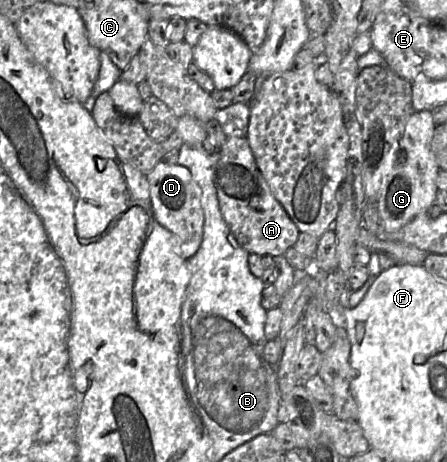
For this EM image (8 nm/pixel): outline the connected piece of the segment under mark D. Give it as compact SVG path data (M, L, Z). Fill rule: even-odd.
M163 161L147 174L147 180L155 220L176 237L179 253L189 260L199 249L203 238L204 212L200 187L186 167Z

